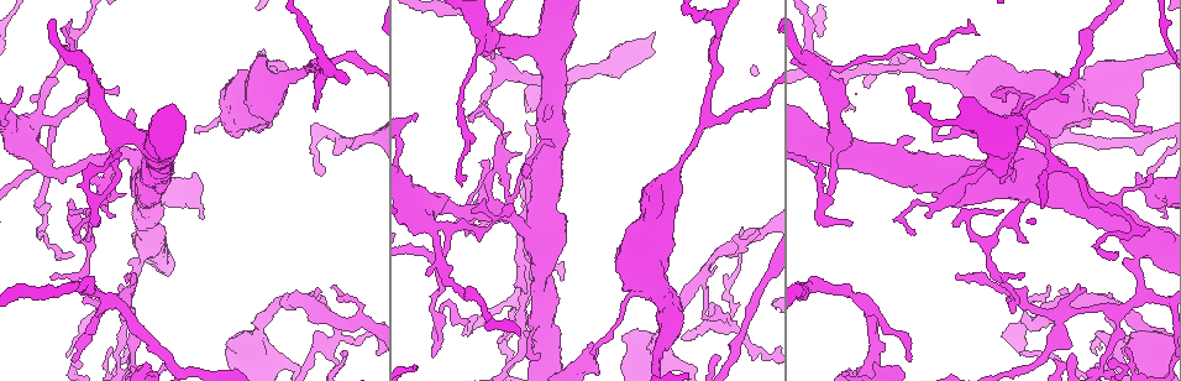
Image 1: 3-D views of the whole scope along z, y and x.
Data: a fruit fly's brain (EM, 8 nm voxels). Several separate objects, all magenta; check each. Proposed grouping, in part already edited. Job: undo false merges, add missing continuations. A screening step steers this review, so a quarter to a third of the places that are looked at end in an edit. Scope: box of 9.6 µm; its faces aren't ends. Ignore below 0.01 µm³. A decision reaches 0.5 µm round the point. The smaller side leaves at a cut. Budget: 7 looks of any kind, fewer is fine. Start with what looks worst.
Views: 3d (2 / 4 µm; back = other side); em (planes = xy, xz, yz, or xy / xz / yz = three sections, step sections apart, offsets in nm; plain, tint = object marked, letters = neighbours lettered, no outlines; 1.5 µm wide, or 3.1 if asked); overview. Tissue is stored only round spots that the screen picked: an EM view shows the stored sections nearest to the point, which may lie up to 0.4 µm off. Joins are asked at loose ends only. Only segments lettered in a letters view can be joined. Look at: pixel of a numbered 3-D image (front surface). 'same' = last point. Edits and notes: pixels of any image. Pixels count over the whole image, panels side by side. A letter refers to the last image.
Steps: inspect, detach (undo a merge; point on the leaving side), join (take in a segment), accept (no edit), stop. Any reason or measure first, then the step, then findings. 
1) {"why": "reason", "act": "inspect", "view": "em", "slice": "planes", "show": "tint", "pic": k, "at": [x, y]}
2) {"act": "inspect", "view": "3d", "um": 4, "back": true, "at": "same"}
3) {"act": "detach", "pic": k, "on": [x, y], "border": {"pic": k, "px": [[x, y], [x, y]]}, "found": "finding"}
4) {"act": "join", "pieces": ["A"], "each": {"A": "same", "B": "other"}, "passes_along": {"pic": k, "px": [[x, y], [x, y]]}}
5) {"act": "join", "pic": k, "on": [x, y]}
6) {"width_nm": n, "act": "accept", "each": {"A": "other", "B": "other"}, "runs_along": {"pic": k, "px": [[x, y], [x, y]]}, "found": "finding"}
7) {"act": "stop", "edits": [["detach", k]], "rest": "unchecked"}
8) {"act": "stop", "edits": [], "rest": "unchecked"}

{"why": "thin end", "act": "inspect", "view": "3d", "um": 4, "pic": 1, "at": [1028, 242]}

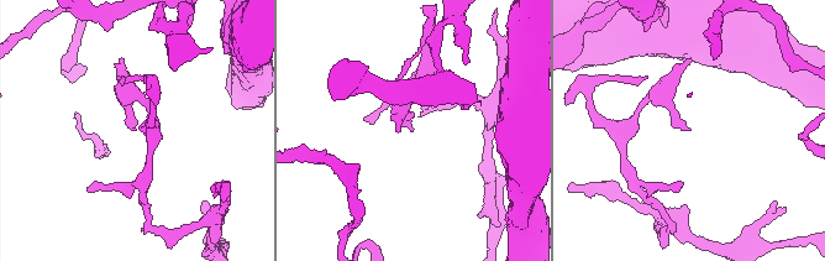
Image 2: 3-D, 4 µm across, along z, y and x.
{"why": "now the EM", "act": "inspect", "view": "em", "slice": "planes", "show": "letters", "pic": 2, "at": [134, 128]}

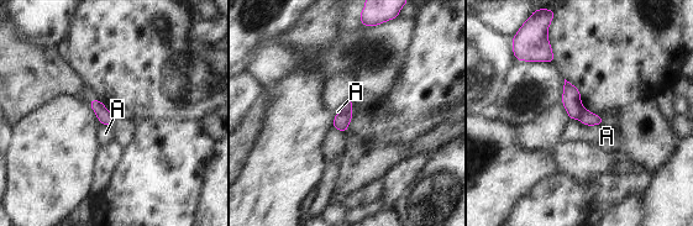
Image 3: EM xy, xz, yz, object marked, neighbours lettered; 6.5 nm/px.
{"longest_contact_nm": ["A", 120], "act": "accept", "each": {"A": "other"}, "runs_along": {"pic": 3, "px": [[567, 85], [571, 101], [598, 121]]}, "found": "no lettered segment goes on from it"}

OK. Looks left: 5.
{"why": "free end", "act": "inspect", "view": "3d", "um": 4, "pic": 1, "at": [195, 175]}

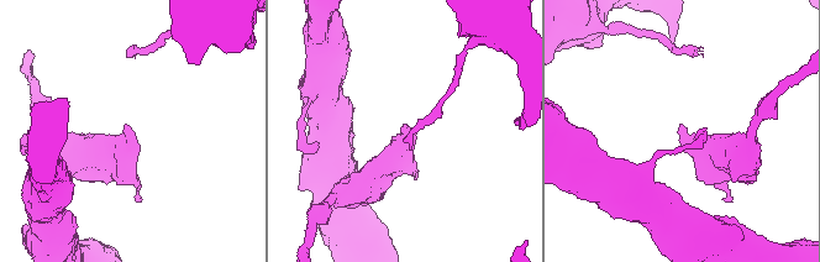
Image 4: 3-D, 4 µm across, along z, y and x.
{"act": "inspect", "view": "em", "slice": "planes", "show": "letters", "pic": 4, "at": [124, 128]}

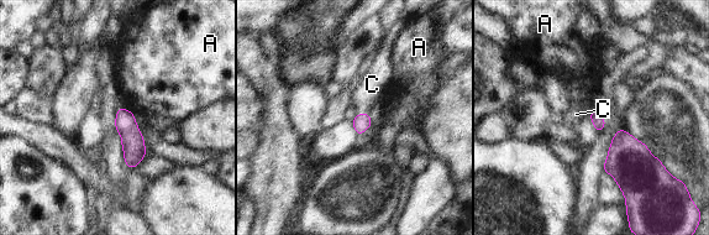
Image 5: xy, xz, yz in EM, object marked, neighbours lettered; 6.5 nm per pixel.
{"act": "join", "pieces": ["C"], "each": {"A": "other", "C": "same"}, "passes_along": {"pic": 5, "px": [[362, 121], [362, 114], [372, 84]]}, "found": "the cell continues"}

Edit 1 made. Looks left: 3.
{"why": "an open end", "act": "inspect", "view": "3d", "um": 4, "pic": 1, "at": [1130, 119]}

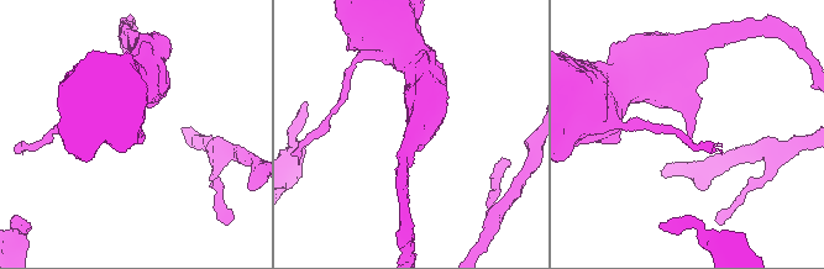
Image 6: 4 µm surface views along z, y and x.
{"why": "now the EM", "act": "inspect", "view": "em", "slice": "planes", "show": "letters", "pic": 6, "at": [689, 136]}

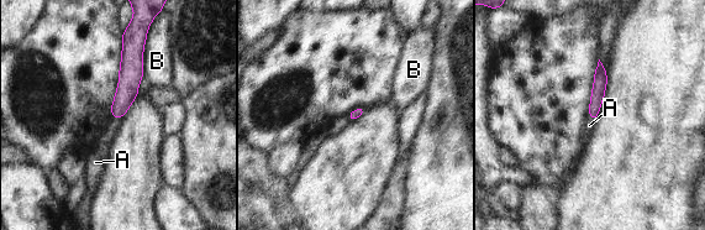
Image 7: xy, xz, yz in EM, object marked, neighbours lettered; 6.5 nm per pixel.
{"act": "join", "pieces": ["A"], "each": {"A": "same", "B": "other"}, "passes_along": {"pic": 7, "px": [[127, 89], [114, 116], [109, 126]]}, "found": "the cell continues"}

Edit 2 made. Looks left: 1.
{"act": "stop", "edits": [["join", 5], ["join", 7]], "rest": "unchecked"}

